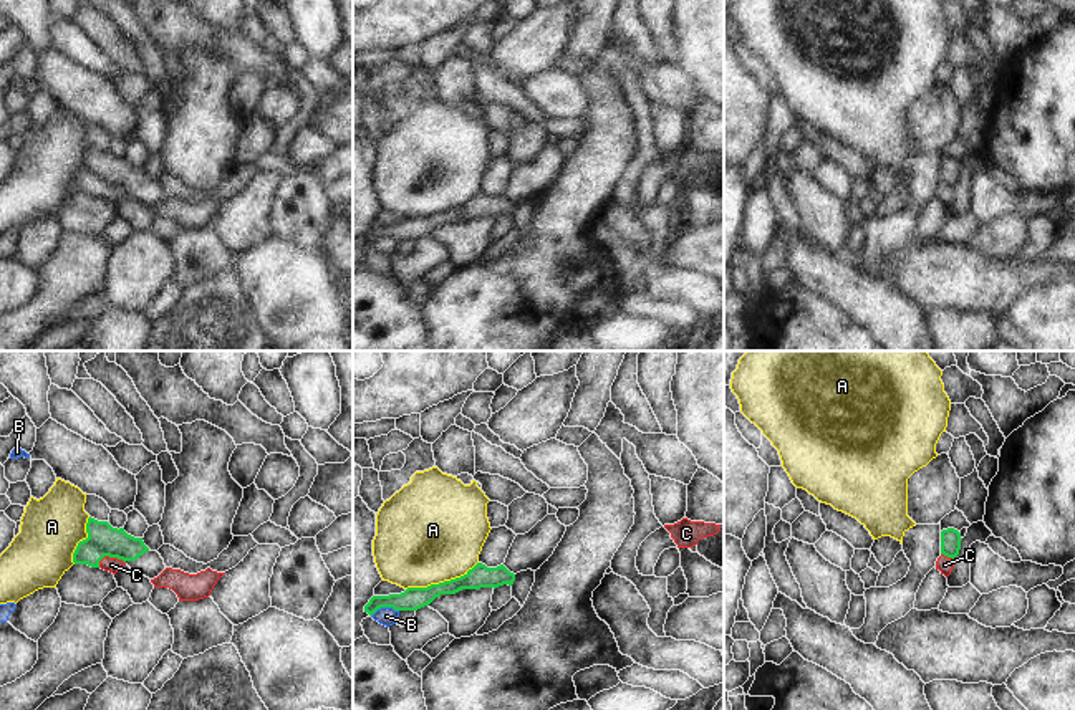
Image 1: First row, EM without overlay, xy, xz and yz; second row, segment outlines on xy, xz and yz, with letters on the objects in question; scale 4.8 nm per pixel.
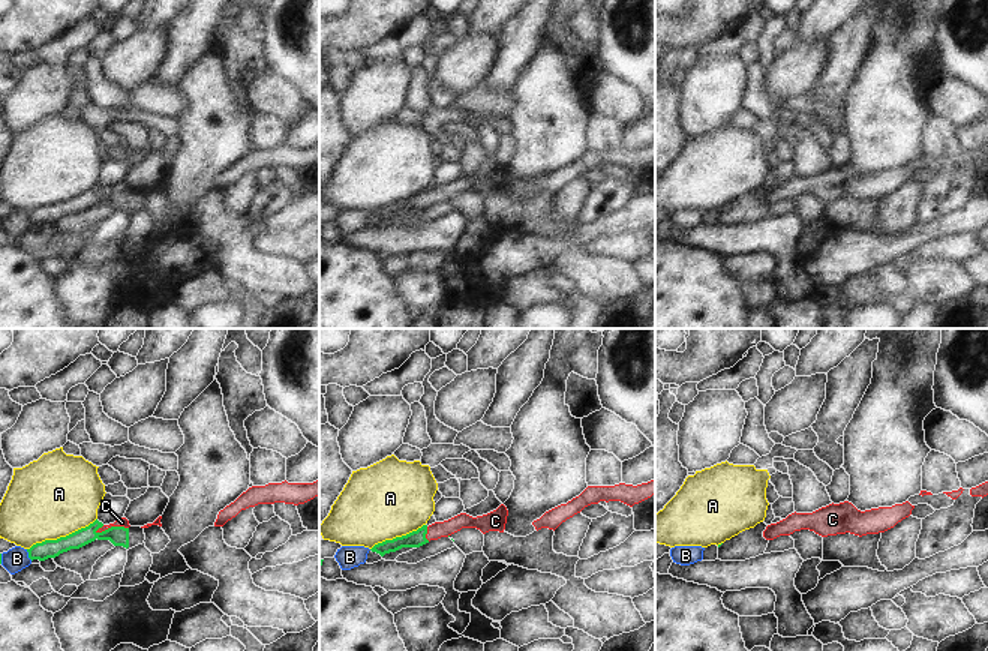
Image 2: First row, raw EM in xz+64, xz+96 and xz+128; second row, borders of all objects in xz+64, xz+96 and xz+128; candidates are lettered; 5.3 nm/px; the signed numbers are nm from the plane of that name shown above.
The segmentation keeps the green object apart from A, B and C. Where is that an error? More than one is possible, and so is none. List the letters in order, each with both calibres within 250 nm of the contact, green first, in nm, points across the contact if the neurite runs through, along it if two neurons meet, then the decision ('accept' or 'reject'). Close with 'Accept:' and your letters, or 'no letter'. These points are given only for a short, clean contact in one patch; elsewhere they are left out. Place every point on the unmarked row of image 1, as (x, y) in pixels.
A: calibres 110 and 500 nm; border xz (477, 191), (459, 206), (406, 219); reject
B: calibres 110 and 90 nm; border xz (398, 239), (380, 237), (371, 245); reject
C: calibres 160 and 70 nm; way xy (103, 169), (110, 186), (111, 194); accept
Accept: C

